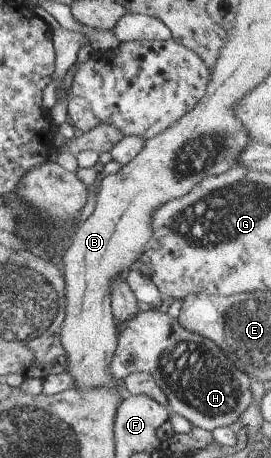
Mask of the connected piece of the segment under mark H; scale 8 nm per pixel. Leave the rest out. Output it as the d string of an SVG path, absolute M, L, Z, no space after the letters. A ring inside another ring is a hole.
M141 307L133 319L116 326L116 331L117 347L107 373L118 381L122 381L133 372L148 373L164 393L168 409L176 414L180 413L192 427L209 432L220 426L231 427L250 405L252 378L243 371L246 363L237 354L228 355L222 352L211 340L186 331L177 323L176 318L170 317L167 313L160 313L156 308Z

